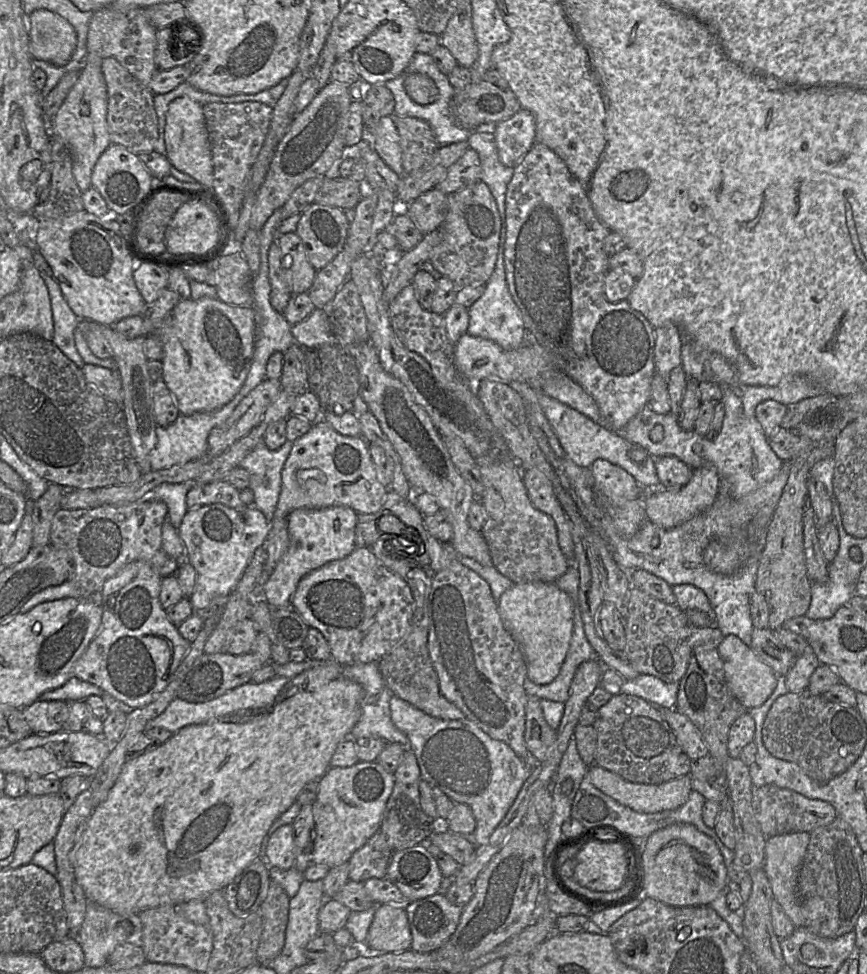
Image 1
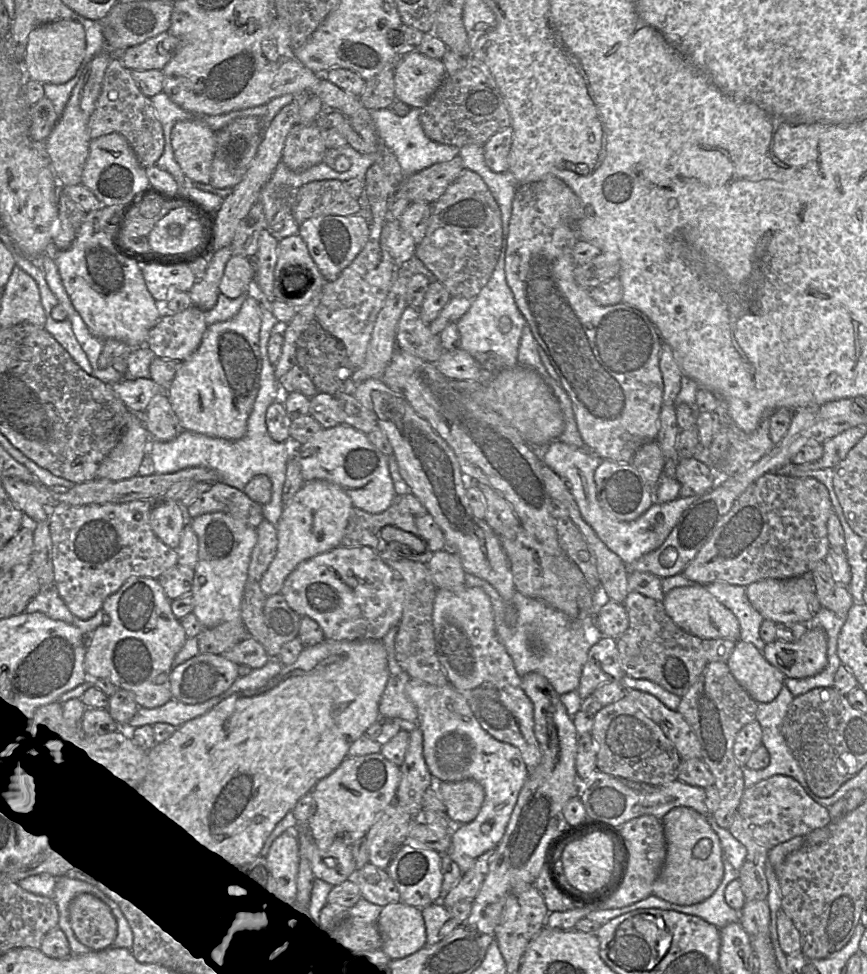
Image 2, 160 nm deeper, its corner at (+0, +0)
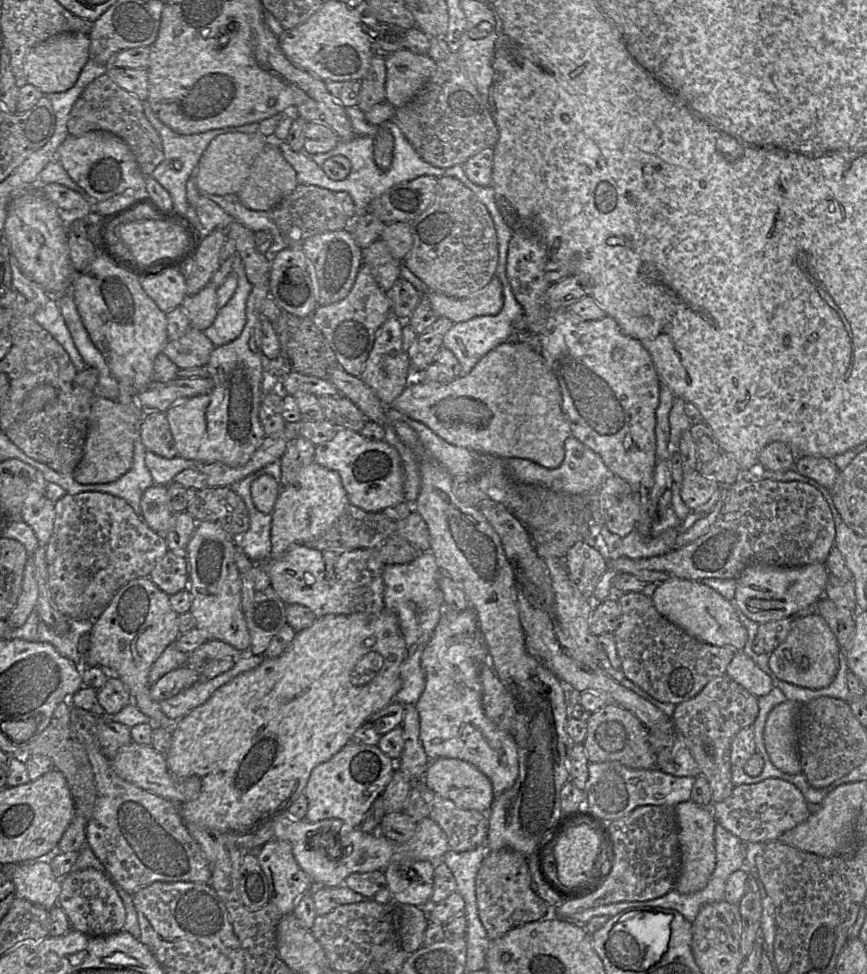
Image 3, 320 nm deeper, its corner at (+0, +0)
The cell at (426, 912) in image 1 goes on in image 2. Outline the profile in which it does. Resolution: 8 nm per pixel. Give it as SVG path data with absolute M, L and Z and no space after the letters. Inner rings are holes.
M441 903L422 908L421 914L425 925L425 945L434 945L457 927L457 923Z

